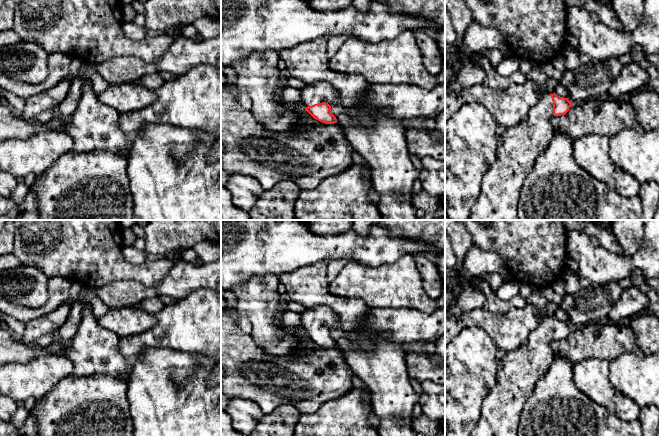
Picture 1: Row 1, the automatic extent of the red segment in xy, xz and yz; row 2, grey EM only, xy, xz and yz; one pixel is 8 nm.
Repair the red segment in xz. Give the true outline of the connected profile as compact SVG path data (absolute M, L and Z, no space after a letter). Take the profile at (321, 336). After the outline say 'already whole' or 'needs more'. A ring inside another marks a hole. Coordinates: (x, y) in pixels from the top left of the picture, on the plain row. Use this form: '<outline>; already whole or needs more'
M327 306L306 308L300 315L302 331L316 344L325 348L334 348L336 341L331 336L331 329L337 326L338 318Z; needs more

